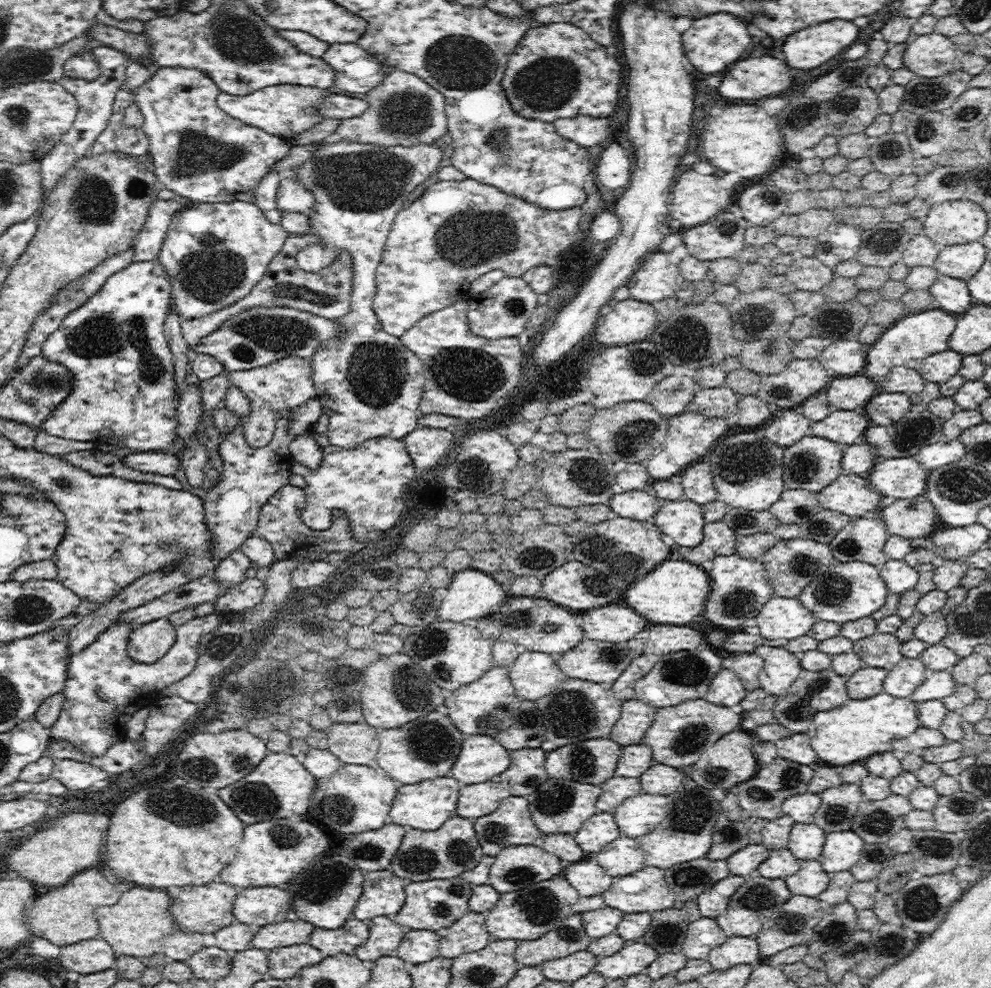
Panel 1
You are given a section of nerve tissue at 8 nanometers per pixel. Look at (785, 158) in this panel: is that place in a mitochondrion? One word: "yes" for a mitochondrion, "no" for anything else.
no

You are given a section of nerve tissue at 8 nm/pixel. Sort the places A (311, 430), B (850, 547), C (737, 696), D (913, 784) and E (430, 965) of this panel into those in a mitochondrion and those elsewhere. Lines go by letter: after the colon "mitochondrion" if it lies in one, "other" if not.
A: other
B: mitochondrion
C: other
D: other
E: other

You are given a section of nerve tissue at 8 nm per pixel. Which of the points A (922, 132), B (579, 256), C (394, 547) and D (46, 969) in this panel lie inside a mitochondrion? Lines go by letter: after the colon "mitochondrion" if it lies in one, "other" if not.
A: mitochondrion
B: other
C: other
D: other

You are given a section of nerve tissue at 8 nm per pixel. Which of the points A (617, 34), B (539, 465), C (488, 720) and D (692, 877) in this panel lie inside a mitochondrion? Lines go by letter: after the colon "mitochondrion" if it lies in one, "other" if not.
A: other
B: other
C: mitochondrion
D: mitochondrion

